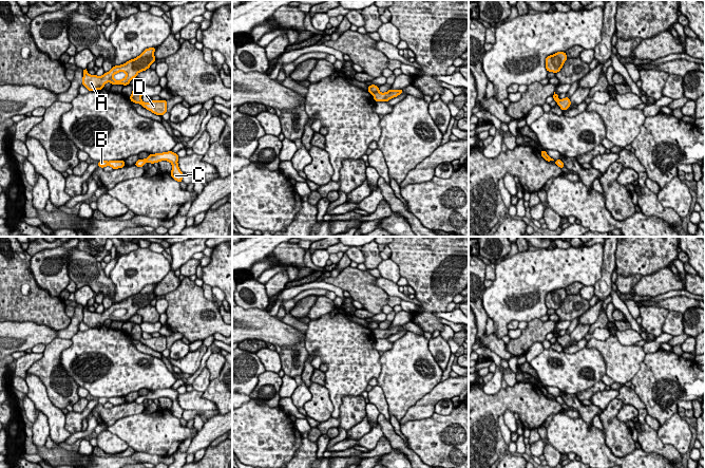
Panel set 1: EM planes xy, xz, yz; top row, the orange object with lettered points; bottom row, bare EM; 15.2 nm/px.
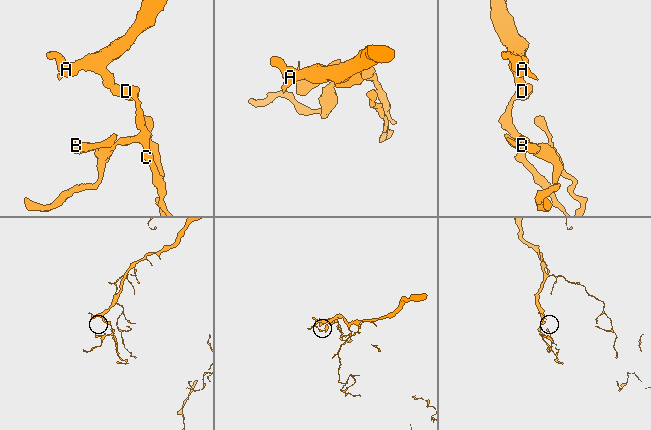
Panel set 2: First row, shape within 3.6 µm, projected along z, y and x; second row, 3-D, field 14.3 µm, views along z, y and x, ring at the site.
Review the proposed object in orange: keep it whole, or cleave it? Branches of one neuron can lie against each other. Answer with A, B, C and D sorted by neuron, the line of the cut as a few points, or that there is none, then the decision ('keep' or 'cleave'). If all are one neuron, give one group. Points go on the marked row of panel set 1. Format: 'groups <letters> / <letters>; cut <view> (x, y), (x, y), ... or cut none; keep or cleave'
groups A / B C D; cut xz (378, 89), (373, 94); cleave

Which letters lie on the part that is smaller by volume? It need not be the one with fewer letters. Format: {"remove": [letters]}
{"remove": ["B", "C", "D"]}

